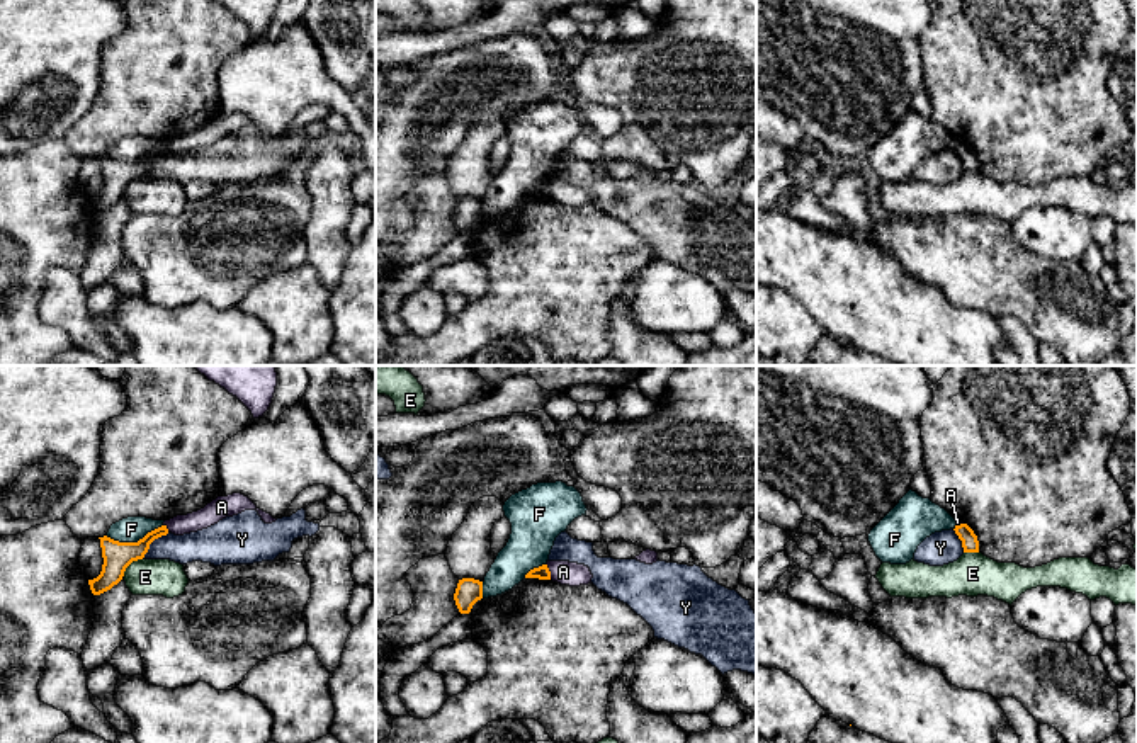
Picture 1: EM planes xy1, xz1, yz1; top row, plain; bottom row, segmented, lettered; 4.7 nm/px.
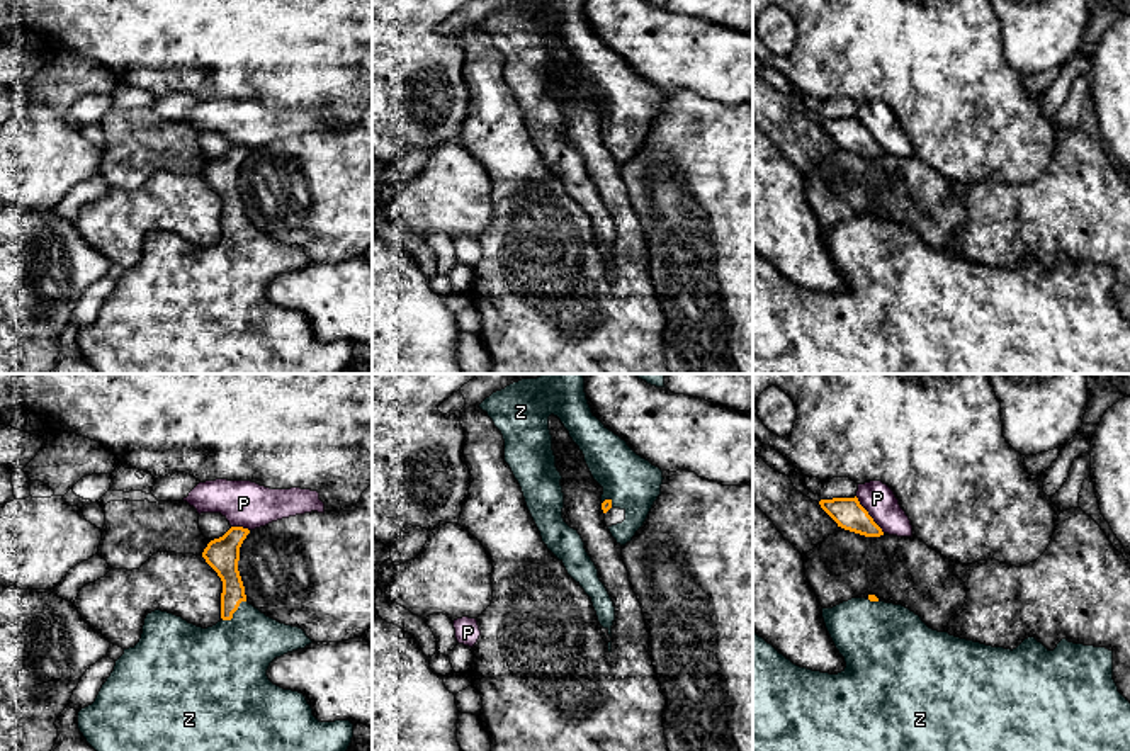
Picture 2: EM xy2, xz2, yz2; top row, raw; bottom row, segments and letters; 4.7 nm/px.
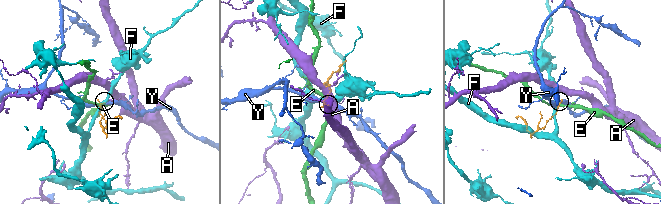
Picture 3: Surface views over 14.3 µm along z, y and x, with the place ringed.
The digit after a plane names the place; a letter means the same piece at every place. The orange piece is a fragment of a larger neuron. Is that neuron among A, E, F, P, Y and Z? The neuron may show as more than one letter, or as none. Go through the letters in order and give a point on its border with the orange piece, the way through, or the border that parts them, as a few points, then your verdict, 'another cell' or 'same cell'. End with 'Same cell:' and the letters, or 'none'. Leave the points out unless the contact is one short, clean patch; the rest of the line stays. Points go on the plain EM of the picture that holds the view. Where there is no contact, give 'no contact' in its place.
A: contact xz1 (549, 191); border xz1 (546, 182), (551, 198); another cell
E: contact xy1 (130, 182); border xy1 (141, 177), (135, 179), (123, 194); another cell
F: contact xy1 (133, 162); another cell
P: contact yz2 (869, 135); another cell
Y: contact xy1 (152, 160); another cell
Z: contact xy2 (233, 231); way xy2 (225, 180), (233, 208), (233, 231), (226, 282); same cell
Same cell: Z

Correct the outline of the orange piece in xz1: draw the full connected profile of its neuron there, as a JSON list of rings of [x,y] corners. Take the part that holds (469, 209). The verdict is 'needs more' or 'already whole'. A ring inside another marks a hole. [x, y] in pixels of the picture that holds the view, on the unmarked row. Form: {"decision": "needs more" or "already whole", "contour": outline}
{"decision": "already whole", "contour": [[[462,197],[457,202],[454,219],[461,233],[469,233],[472,224],[483,218],[483,201]]]}

